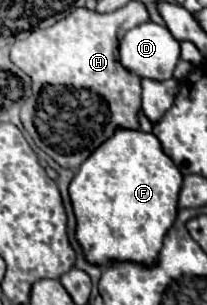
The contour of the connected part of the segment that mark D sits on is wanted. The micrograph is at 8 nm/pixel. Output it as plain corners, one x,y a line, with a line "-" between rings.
144,22
132,30
128,30
120,42
120,62
124,68
132,70
140,78
152,78
152,80
166,80
172,78
174,66
180,60
180,42
168,34
168,28
164,24
156,22

